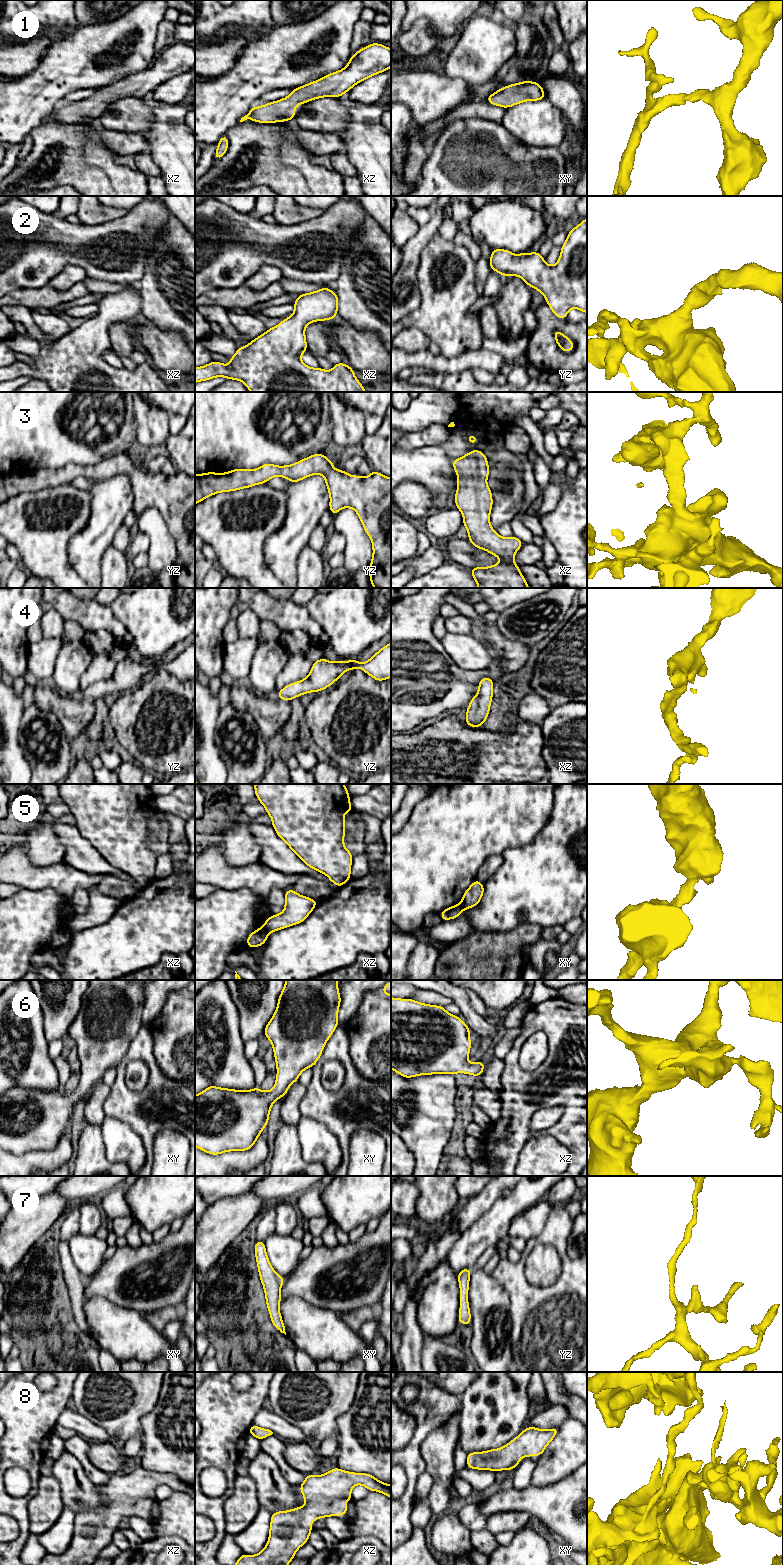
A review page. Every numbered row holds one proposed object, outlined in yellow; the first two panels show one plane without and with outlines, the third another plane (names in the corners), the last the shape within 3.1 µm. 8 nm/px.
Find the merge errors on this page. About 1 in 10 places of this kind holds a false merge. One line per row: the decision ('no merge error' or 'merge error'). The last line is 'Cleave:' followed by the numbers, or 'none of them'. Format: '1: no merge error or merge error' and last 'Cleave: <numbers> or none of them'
1: no merge error
2: no merge error
3: no merge error
4: no merge error
5: merge error
6: no merge error
7: no merge error
8: no merge error
Cleave: 5

